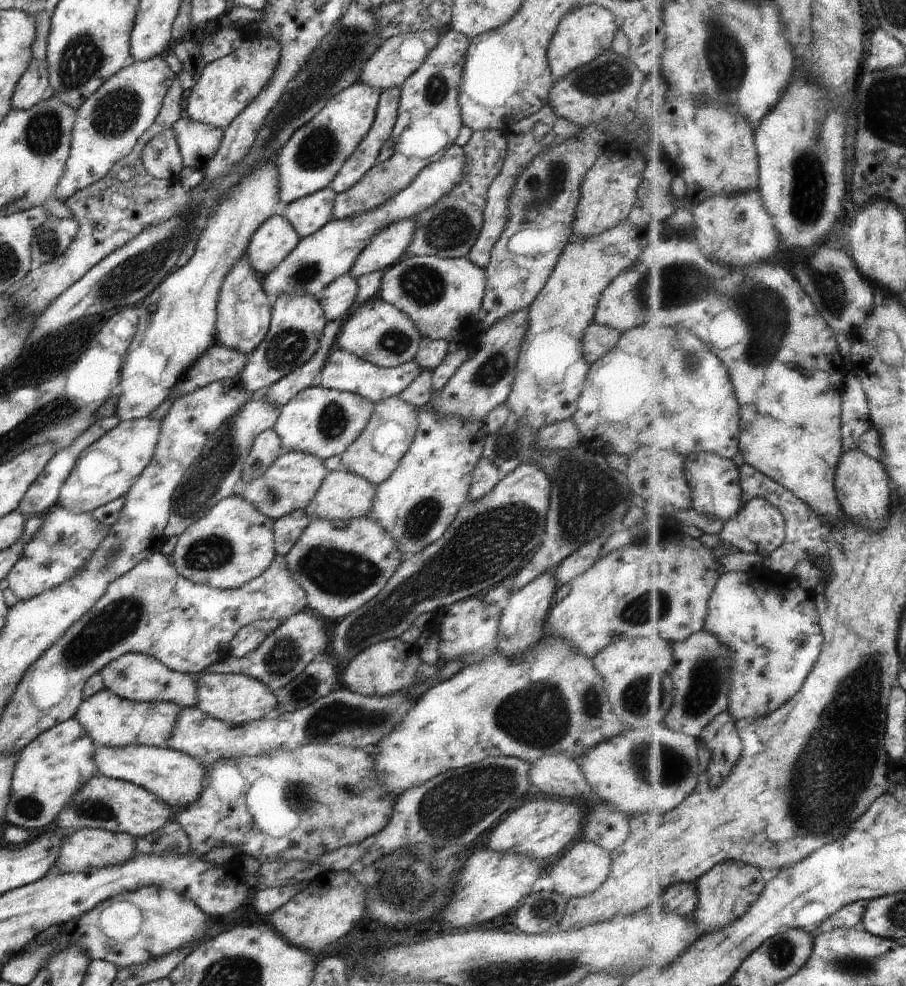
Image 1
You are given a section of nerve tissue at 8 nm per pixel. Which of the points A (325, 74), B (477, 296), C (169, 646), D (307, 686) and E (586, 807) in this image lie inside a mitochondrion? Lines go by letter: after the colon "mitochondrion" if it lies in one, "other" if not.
A: mitochondrion
B: other
C: other
D: mitochondrion
E: other

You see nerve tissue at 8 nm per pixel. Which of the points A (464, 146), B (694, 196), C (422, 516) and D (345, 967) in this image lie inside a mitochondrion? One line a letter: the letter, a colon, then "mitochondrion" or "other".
A: other
B: other
C: mitochondrion
D: other

